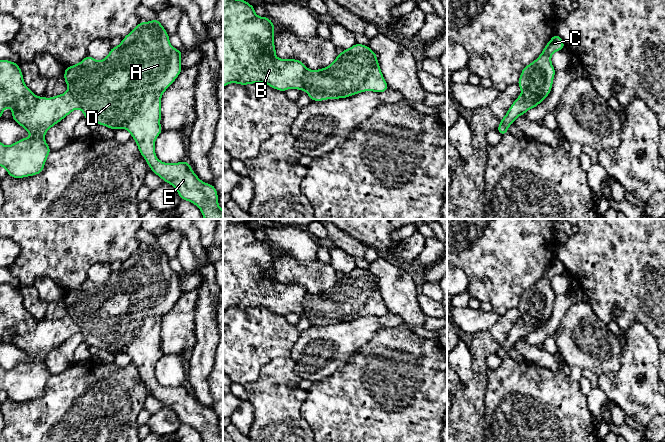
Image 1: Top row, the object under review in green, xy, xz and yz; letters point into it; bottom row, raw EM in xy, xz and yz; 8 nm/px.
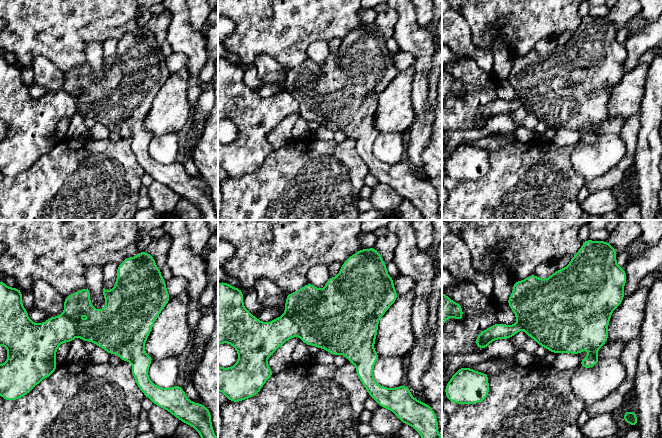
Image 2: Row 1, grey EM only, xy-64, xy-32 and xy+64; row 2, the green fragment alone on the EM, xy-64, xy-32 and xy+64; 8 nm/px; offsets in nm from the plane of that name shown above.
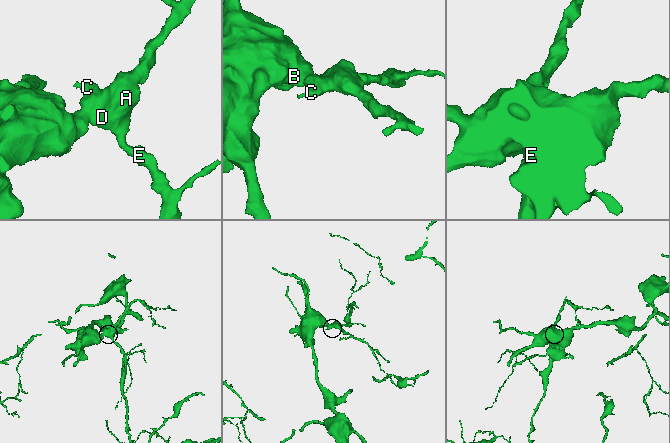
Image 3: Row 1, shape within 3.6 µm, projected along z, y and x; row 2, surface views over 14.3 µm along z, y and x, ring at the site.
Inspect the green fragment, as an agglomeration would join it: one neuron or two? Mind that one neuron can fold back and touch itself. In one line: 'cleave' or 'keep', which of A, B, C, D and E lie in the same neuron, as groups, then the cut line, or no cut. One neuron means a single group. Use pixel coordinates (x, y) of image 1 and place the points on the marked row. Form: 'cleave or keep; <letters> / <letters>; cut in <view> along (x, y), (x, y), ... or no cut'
cleave; A C D E / B; cut in xz along (307, 69), (303, 75), (301, 88)

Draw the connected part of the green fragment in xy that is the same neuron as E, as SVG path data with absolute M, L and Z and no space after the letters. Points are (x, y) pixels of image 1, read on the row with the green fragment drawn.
M157 18L149 22L141 21L123 38L118 46L111 48L109 54L103 60L95 60L87 54L78 64L65 67L64 80L68 92L79 101L79 108L82 110L84 118L89 122L97 122L99 125L109 127L114 131L118 128L129 131L132 139L137 143L139 153L144 157L151 171L163 181L171 184L178 192L181 200L195 204L201 210L204 219L223 219L223 210L219 207L218 193L214 185L201 181L187 160L178 163L164 163L155 155L155 139L163 131L160 126L161 97L183 70L180 63L183 50L173 48L169 37Z

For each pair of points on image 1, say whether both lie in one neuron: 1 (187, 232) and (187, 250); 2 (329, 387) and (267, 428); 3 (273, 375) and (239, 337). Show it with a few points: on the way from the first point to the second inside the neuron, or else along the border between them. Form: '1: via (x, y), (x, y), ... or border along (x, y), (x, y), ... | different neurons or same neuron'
1: via (188, 236), (188, 246) | same neuron
2: border along (306, 390), (300, 415), (310, 428) | different neurons
3: border along (287, 357), (273, 358), (249, 382) | different neurons

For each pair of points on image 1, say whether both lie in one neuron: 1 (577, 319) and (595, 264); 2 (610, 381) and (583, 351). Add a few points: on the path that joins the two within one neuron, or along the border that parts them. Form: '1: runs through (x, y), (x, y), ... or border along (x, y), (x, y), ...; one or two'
1: border along (588, 302), (602, 321); two
2: border along (621, 358), (621, 364), (615, 372), (598, 376); two

